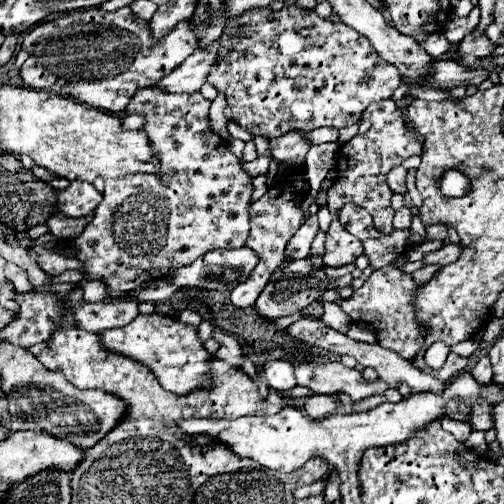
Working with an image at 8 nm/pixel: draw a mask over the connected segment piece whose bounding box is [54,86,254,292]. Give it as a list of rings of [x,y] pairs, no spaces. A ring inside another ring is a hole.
[[[148,86],[148,88],[140,88],[128,102],[126,106],[126,114],[140,114],[144,116],[144,132],[148,134],[150,140],[150,148],[154,152],[154,156],[160,160],[160,172],[158,174],[132,174],[132,176],[124,176],[118,180],[106,180],[106,188],[104,188],[104,200],[100,202],[100,206],[94,212],[92,222],[84,228],[84,232],[70,242],[70,246],[66,244],[58,244],[54,248],[54,252],[58,252],[60,256],[72,256],[78,258],[82,262],[82,274],[90,280],[102,280],[108,284],[108,288],[120,288],[122,292],[130,292],[134,288],[138,288],[140,284],[154,280],[154,278],[164,278],[170,276],[176,268],[190,264],[192,260],[196,260],[198,256],[202,256],[204,252],[212,250],[212,248],[240,248],[244,246],[246,238],[248,238],[248,230],[250,230],[250,218],[248,218],[248,206],[250,206],[250,196],[254,192],[252,186],[252,178],[250,174],[238,164],[238,158],[228,150],[228,144],[224,140],[220,140],[218,134],[214,134],[210,130],[210,120],[208,120],[208,112],[210,112],[210,100],[206,100],[200,92],[192,92],[192,94],[168,94],[156,86]]]

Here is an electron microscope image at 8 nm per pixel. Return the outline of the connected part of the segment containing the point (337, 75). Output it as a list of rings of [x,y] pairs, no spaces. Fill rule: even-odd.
[[[284,6],[278,12],[270,8],[246,12],[244,16],[228,20],[221,38],[216,62],[224,64],[220,70],[210,72],[208,80],[226,94],[226,118],[238,122],[252,136],[264,136],[268,140],[292,128],[310,132],[320,126],[350,126],[360,120],[360,114],[370,102],[390,98],[402,82],[400,70],[382,60],[372,44],[354,28],[342,22],[334,24],[330,20],[322,20],[314,10],[302,10],[298,6]],[[240,27],[244,28],[242,32],[238,30]]]

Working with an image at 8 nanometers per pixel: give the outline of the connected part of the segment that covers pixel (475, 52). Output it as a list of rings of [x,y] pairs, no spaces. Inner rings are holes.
[[[468,34],[458,44],[458,48],[450,50],[444,58],[448,58],[448,60],[460,60],[462,56],[468,56],[468,54],[482,58],[482,56],[488,56],[492,50],[494,50],[494,44],[488,44],[486,34],[484,36],[472,36],[472,34]]]

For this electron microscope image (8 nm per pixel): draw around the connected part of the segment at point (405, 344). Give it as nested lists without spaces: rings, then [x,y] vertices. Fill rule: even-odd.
[[[388,266],[374,270],[366,278],[366,282],[358,290],[354,290],[350,298],[342,300],[338,306],[350,320],[374,324],[376,332],[380,334],[382,346],[410,360],[420,350],[420,336],[424,336],[416,320],[412,320],[412,292],[416,292],[416,288],[418,284],[412,280],[410,274],[400,272],[396,266]]]

